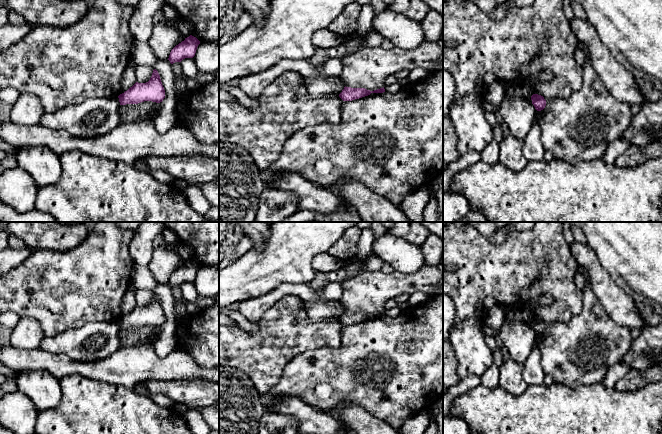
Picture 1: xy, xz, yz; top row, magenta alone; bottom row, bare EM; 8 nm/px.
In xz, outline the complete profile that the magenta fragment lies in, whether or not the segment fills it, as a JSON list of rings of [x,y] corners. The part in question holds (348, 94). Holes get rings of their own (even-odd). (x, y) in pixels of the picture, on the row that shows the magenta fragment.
[[[345,86],[342,92],[339,94],[339,97],[343,101],[352,101],[355,99],[359,99],[362,97],[368,96],[371,93],[383,93],[383,92],[385,92],[384,87],[374,90],[374,91],[370,91],[365,88],[351,88],[351,87]]]

